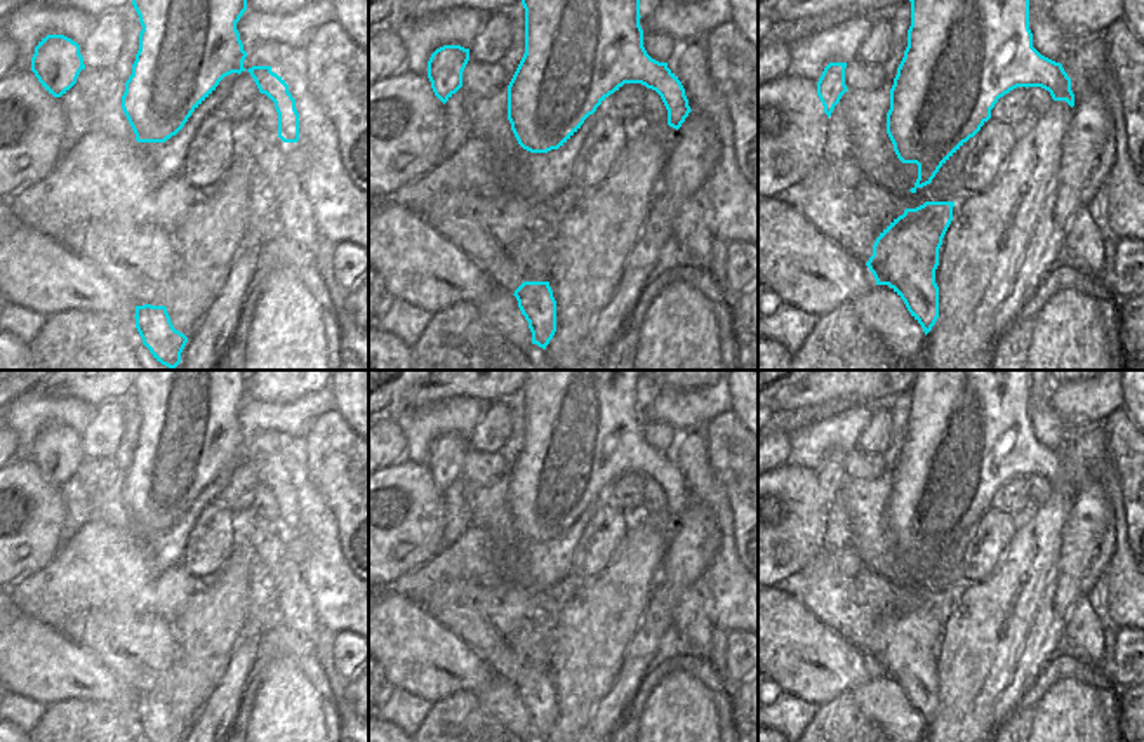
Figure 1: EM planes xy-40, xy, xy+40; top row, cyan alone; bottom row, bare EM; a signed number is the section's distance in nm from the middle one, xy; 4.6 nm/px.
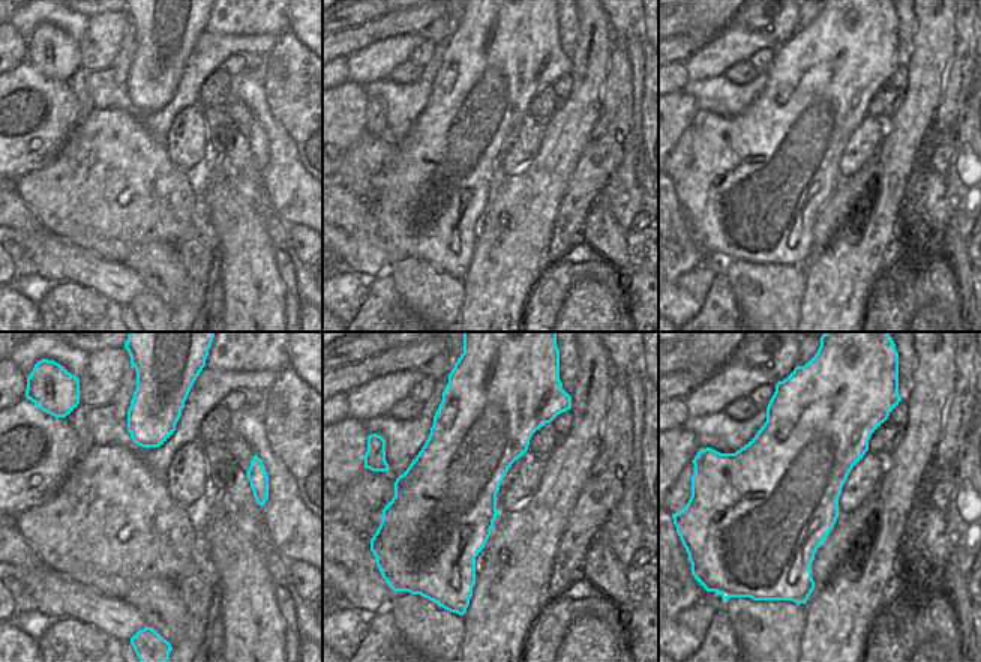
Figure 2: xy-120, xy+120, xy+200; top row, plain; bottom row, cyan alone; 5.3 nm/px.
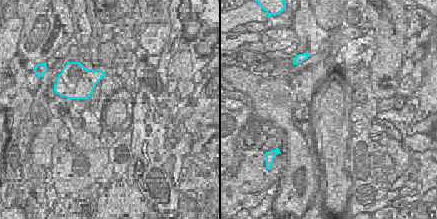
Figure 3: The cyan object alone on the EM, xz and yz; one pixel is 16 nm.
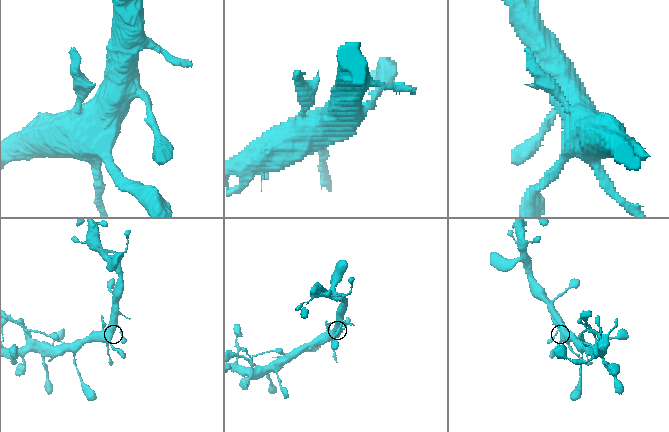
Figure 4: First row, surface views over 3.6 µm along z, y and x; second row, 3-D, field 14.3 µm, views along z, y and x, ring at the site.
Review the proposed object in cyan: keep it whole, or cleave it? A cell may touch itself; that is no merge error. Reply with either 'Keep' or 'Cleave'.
Keep

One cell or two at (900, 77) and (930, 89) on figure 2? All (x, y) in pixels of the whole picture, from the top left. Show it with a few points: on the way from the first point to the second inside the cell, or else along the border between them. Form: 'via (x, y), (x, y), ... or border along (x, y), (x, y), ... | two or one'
border along (905, 63), (906, 87), (902, 93) | two

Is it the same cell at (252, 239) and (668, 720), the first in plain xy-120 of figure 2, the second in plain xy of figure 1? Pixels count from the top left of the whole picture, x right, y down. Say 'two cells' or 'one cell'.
one cell

